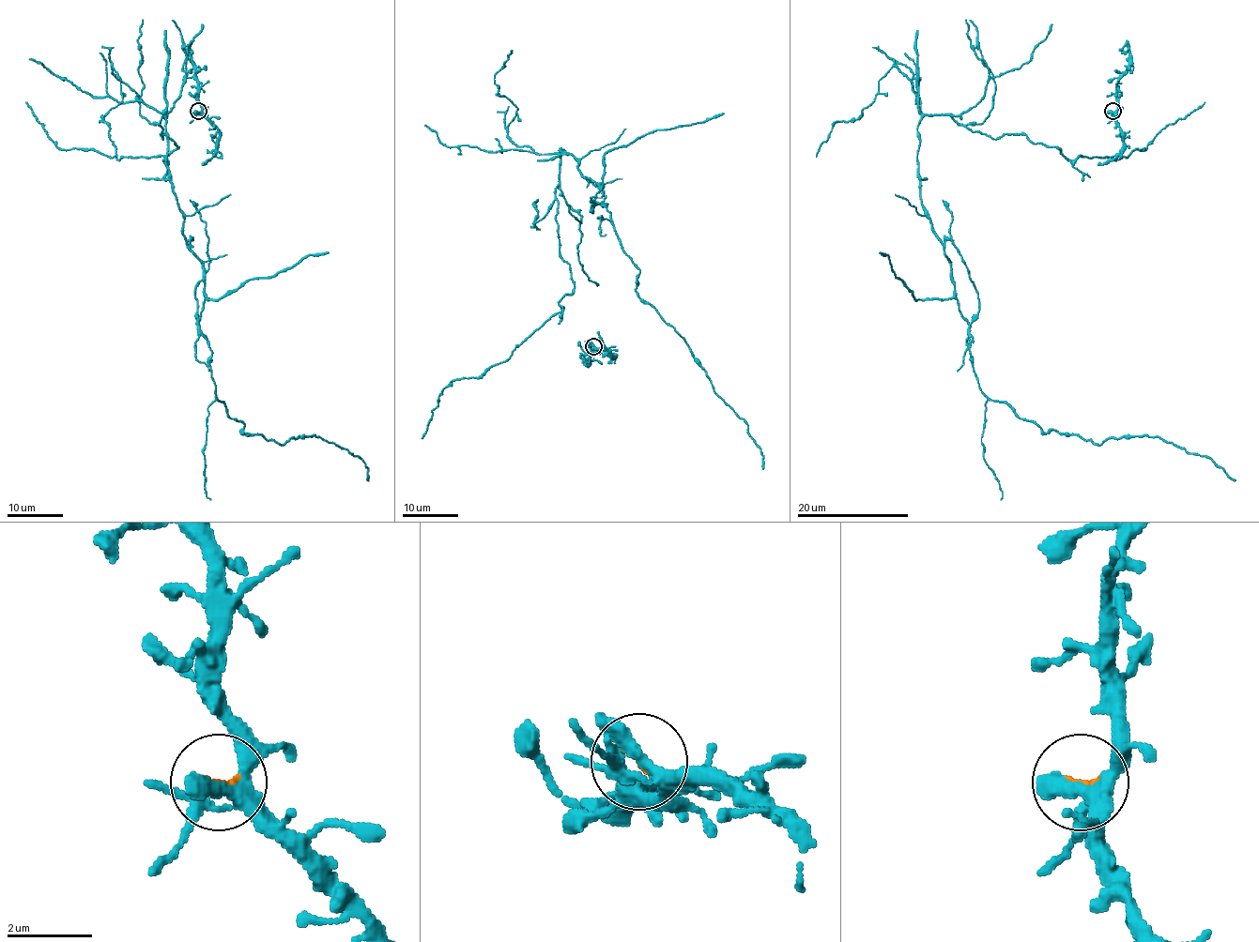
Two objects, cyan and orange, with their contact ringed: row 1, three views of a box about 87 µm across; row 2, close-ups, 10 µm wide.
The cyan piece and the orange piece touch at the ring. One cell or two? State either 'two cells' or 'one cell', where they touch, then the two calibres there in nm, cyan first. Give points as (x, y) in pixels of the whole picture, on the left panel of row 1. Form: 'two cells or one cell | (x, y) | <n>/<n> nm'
two cells | (198, 111) | 280/100 nm

